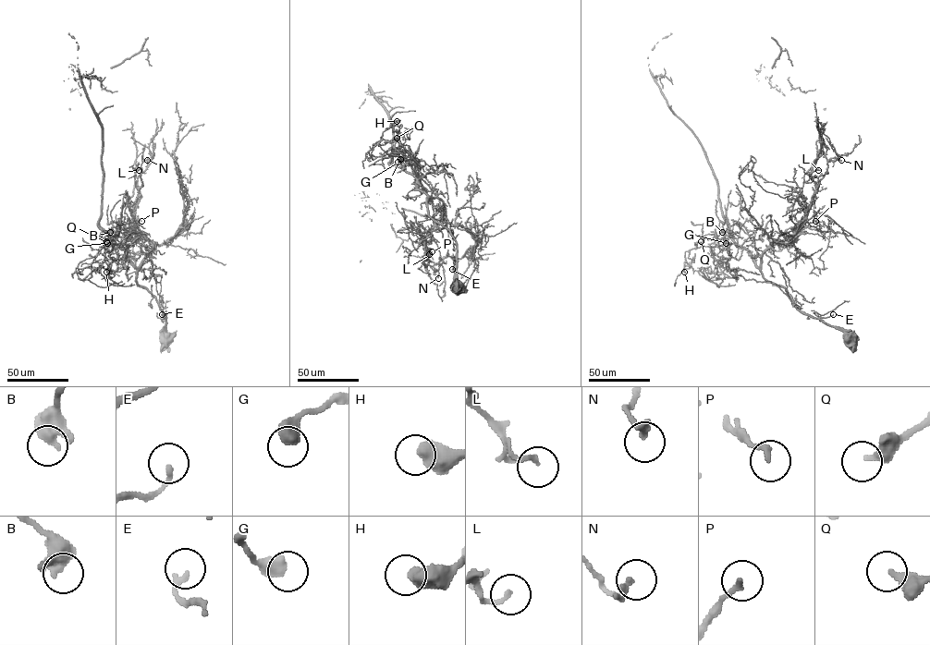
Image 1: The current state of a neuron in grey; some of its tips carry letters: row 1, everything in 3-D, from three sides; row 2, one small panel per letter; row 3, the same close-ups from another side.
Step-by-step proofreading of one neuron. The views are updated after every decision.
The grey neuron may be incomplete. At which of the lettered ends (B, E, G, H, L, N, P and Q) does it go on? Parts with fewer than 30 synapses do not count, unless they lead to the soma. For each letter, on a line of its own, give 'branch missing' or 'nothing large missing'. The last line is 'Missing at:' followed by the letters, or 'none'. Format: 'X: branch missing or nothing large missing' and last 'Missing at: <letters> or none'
B: nothing large missing
E: nothing large missing
G: nothing large missing
H: nothing large missing
L: nothing large missing
N: nothing large missing
P: nothing large missing
Q: nothing large missing
Missing at: none

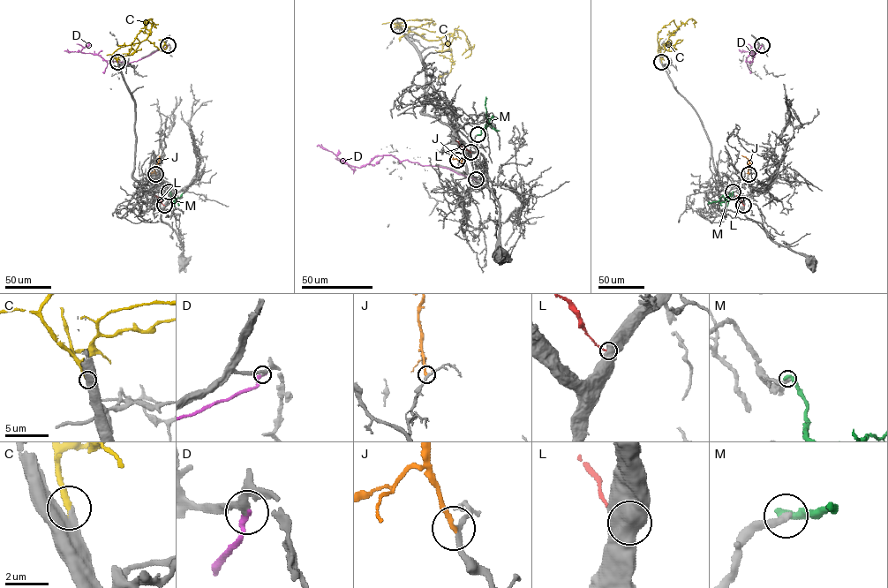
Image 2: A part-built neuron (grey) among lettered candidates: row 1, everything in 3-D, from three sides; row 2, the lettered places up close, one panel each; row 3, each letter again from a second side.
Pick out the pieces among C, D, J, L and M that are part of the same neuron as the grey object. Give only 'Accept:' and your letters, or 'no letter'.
Accept: C, J

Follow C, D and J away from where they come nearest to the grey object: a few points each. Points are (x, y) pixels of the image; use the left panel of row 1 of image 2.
C: (117, 62), (112, 54), (120, 48), (146, 39), (151, 18), (143, 22), (146, 27)
D: (168, 45), (127, 63), (105, 60), (97, 54), (64, 51)
J: (155, 174), (160, 155)

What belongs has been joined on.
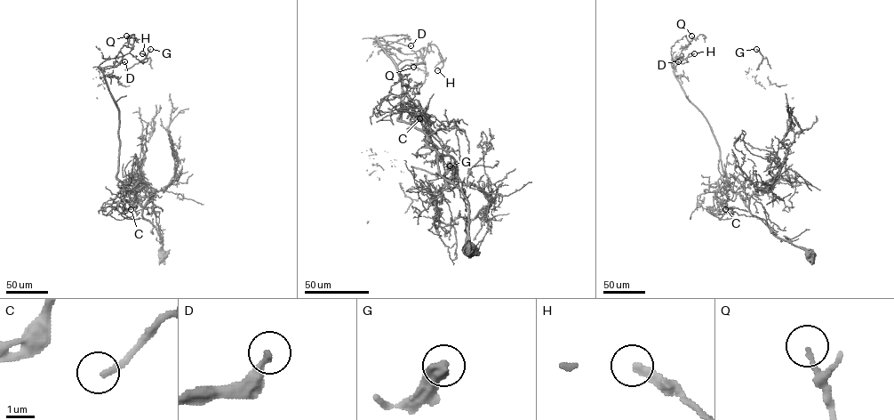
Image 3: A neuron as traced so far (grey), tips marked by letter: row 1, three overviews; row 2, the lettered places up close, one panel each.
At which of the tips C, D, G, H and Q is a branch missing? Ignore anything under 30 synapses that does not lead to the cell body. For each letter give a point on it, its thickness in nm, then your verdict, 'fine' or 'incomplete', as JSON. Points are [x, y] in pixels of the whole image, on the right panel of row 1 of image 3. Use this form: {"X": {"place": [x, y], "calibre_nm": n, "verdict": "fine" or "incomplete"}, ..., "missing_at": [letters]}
{"C": {"place": [725, 209], "calibre_nm": 190, "verdict": "incomplete"}, "D": {"place": [678, 61], "calibre_nm": 240, "verdict": "fine"}, "G": {"place": [756, 49], "calibre_nm": 480, "verdict": "incomplete"}, "H": {"place": [694, 53], "calibre_nm": 280, "verdict": "fine"}, "Q": {"place": [691, 36], "calibre_nm": 170, "verdict": "fine"}, "missing_at": ["C", "G"]}

